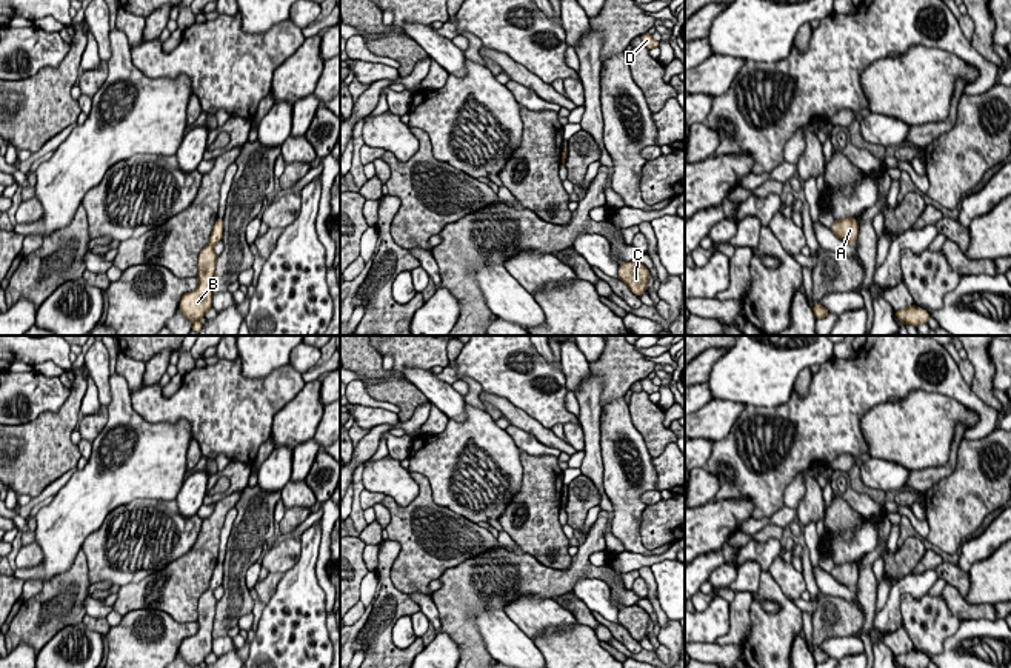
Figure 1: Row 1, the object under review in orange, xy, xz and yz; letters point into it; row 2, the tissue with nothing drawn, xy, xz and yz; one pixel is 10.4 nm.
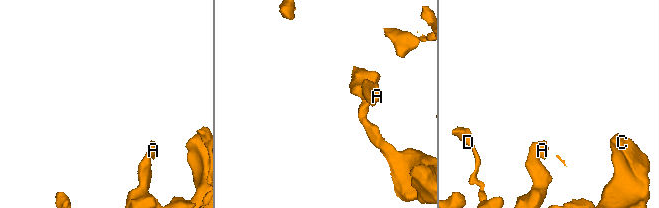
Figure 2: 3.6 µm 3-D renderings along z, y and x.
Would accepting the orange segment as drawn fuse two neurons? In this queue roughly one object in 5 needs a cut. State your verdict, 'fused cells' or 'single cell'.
single cell

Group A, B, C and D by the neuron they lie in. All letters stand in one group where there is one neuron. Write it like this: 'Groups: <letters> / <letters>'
Groups: A B C D

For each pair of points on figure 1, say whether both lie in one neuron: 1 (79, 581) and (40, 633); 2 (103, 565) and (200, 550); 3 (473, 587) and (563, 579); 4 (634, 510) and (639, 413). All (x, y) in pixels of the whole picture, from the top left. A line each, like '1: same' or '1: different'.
1: same
2: different
3: same
4: different

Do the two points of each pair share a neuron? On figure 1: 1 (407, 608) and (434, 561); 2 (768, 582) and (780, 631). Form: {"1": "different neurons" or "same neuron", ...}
{"1": "different neurons", "2": "same neuron"}

